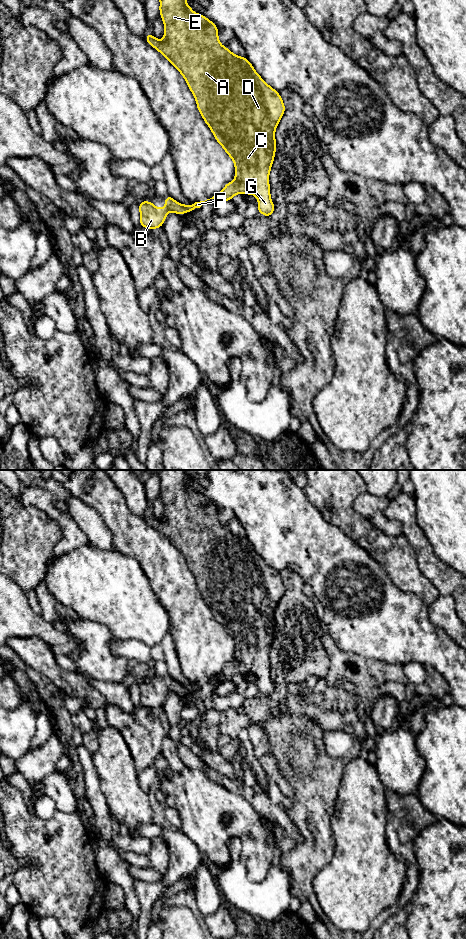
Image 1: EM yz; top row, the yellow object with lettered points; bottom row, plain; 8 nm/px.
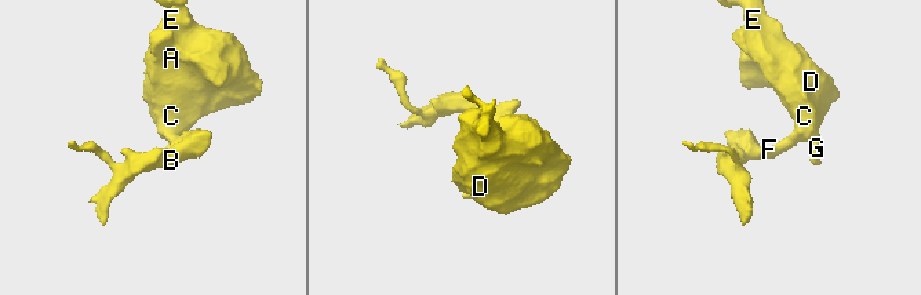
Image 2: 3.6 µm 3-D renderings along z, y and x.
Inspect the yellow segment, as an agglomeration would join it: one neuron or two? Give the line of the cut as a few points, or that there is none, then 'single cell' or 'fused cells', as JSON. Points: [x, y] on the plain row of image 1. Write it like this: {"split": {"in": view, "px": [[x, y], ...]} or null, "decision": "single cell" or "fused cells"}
{"split": null, "decision": "single cell"}

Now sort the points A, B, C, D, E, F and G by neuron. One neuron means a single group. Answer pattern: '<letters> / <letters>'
A B C D E F G

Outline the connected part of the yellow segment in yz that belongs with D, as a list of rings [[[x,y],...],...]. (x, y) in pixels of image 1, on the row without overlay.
[[[156,470],[156,474],[160,478],[159,491],[165,506],[164,519],[159,521],[148,513],[145,516],[146,522],[164,535],[185,558],[195,577],[198,591],[217,622],[235,644],[235,660],[227,663],[219,674],[210,679],[224,682],[232,680],[239,672],[244,675],[253,674],[258,679],[258,693],[269,697],[275,690],[269,666],[269,652],[276,631],[275,609],[285,592],[285,585],[279,572],[259,556],[246,537],[236,536],[221,525],[218,519],[218,507],[204,495],[193,492],[191,485],[185,484],[187,479],[185,470]]]

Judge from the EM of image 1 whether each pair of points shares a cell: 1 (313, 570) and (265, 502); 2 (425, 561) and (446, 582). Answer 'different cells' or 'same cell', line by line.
1: same cell
2: same cell

